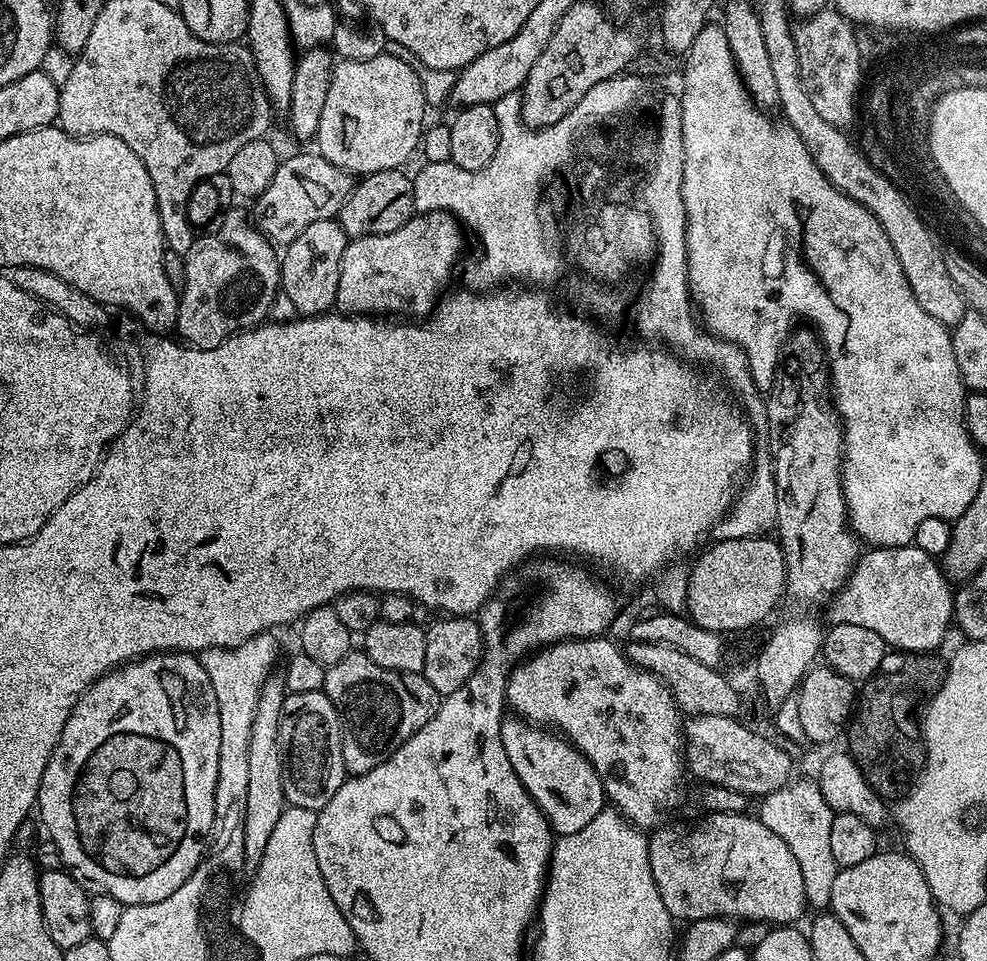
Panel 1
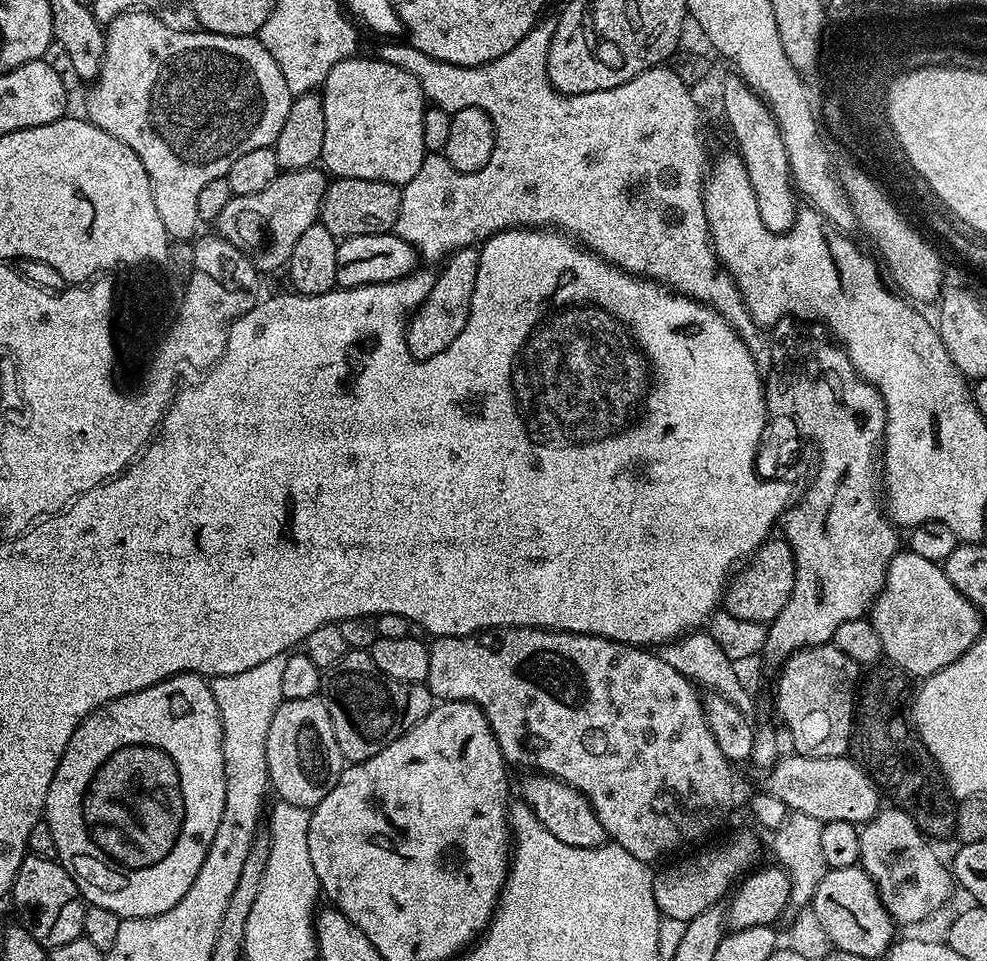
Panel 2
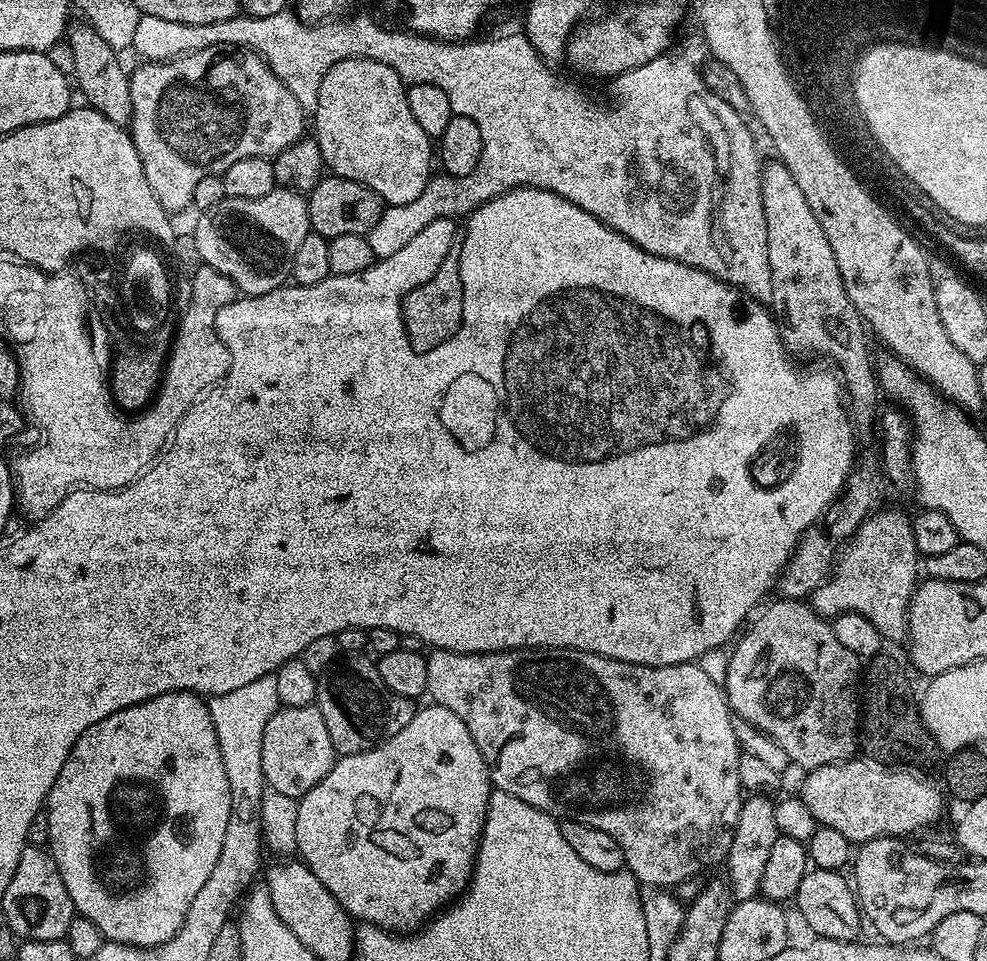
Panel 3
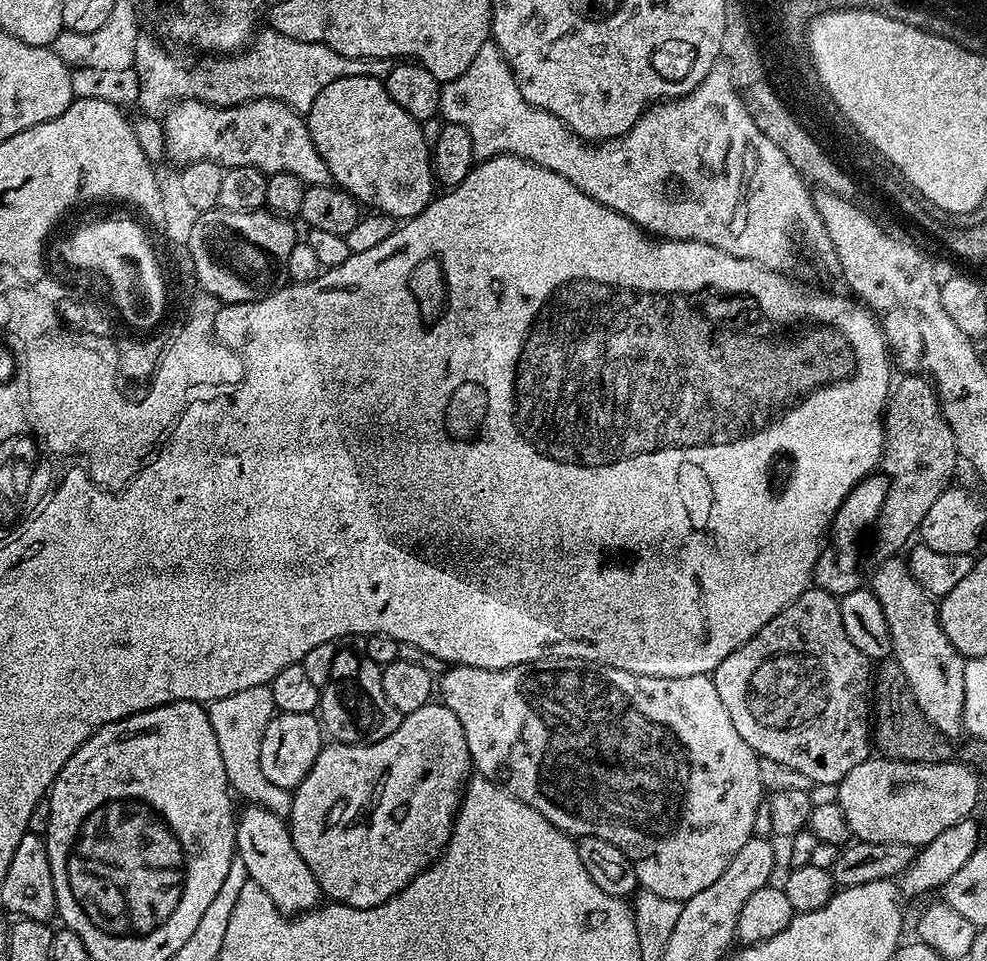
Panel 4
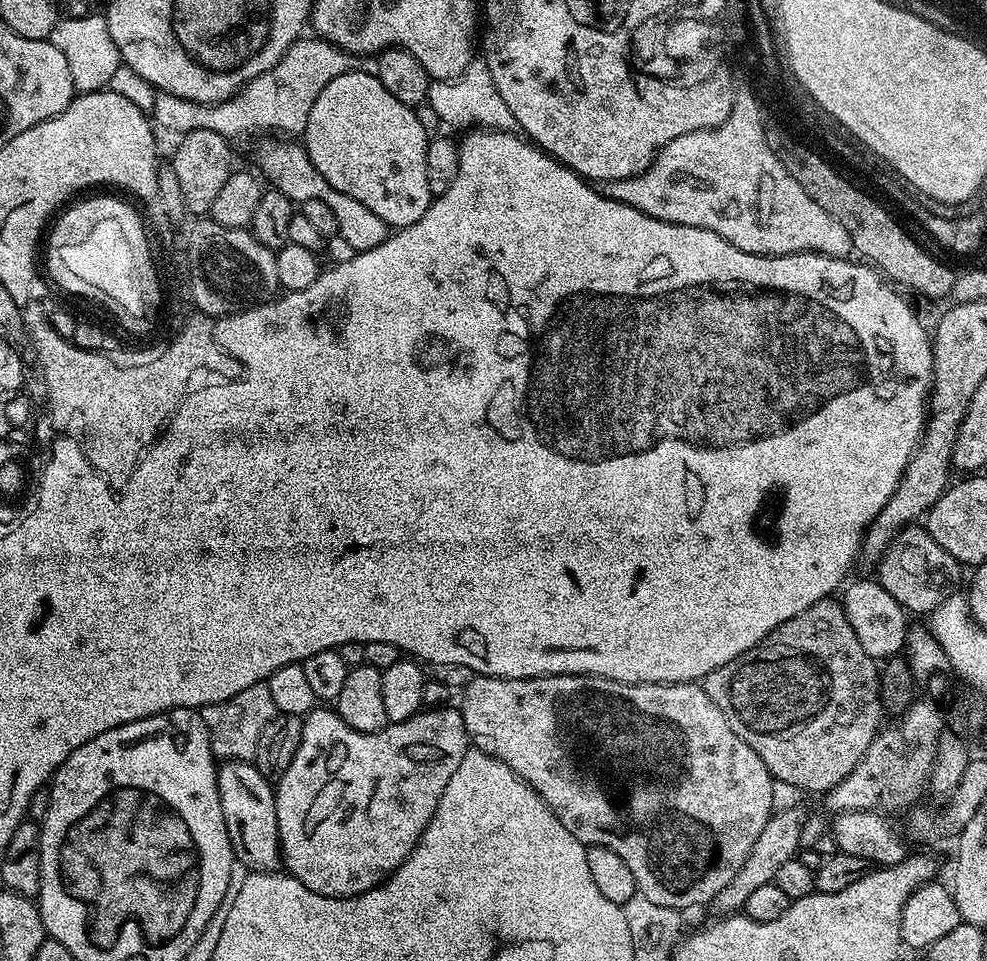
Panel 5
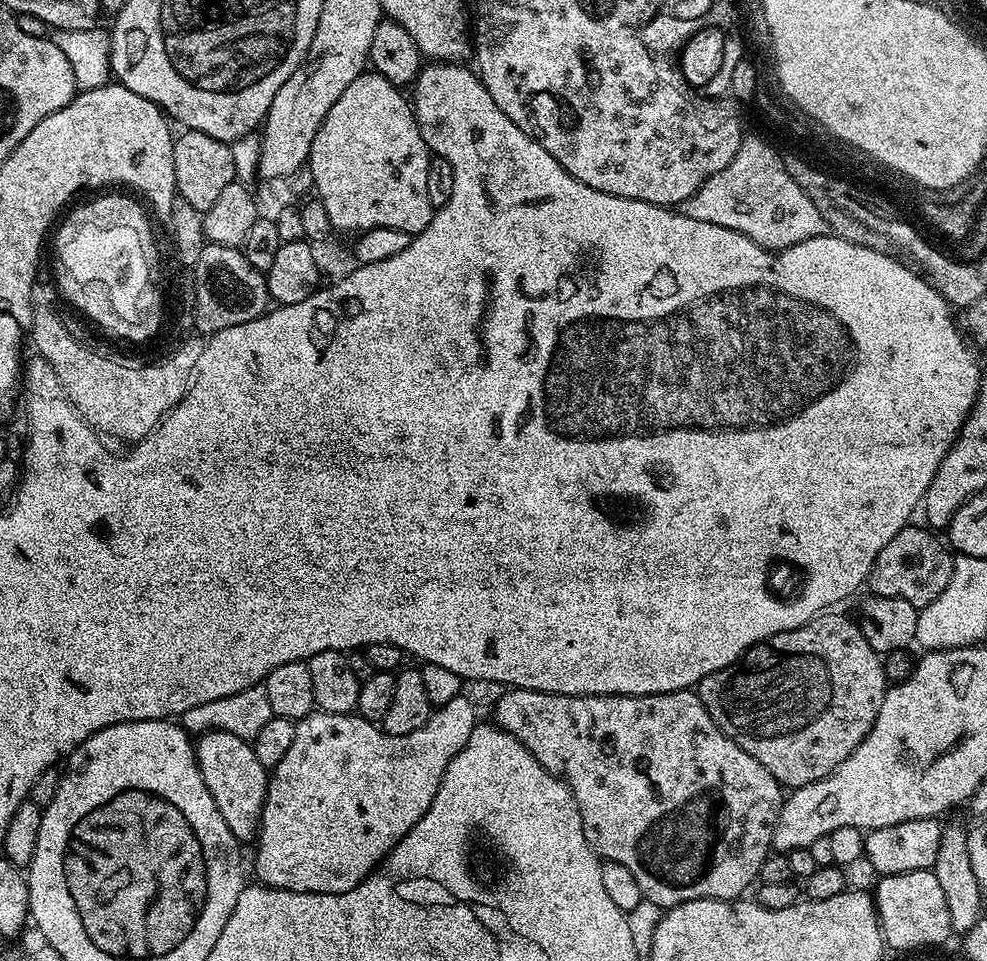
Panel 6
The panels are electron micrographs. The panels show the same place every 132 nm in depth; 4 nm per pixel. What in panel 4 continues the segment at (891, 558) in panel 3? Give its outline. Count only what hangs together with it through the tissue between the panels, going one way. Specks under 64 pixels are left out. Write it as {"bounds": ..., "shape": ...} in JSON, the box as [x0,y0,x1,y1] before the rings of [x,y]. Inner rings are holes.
{"bounds":[870,558,965,738],"shape":[[[893,558],[882,561],[870,577],[872,593],[882,602],[882,614],[886,614],[886,626],[890,626],[892,639],[892,656],[902,666],[902,674],[906,674],[906,682],[910,682],[910,690],[914,694],[914,702],[918,702],[918,710],[926,714],[926,718],[943,736],[956,738],[964,732],[964,666],[965,657],[946,638],[940,625],[940,613],[933,597],[928,595],[910,574],[907,563],[903,559]]]}

